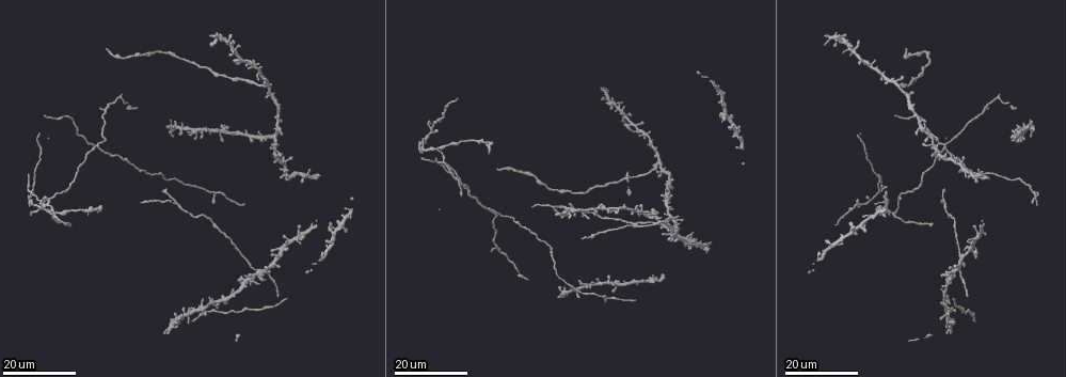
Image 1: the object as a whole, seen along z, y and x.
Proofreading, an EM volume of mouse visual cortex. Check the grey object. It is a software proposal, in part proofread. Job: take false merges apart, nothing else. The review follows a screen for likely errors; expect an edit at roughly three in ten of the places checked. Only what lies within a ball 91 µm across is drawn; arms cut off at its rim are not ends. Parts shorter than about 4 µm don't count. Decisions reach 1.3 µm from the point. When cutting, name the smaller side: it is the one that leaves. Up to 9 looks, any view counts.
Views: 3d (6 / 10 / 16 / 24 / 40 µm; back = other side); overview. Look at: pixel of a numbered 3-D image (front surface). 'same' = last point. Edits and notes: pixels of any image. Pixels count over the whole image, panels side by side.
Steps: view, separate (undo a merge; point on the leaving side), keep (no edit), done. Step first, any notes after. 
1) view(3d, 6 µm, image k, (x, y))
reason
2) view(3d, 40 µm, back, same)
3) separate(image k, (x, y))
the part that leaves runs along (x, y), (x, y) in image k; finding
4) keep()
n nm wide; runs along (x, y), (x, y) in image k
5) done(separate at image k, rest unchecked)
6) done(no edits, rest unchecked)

view(3d, 24 µm, image 1, (96, 144))
four arms meet

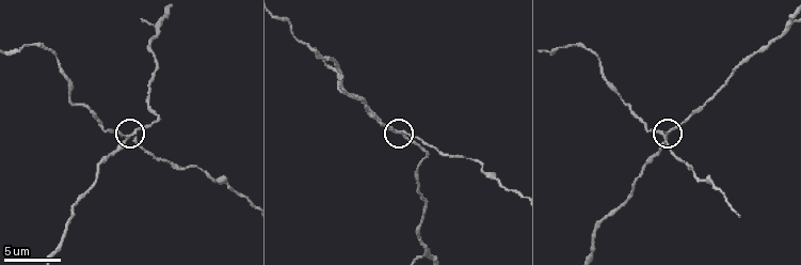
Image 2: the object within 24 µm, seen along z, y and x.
view(3d, 6 µm, image 2, (132, 136))
zoom in

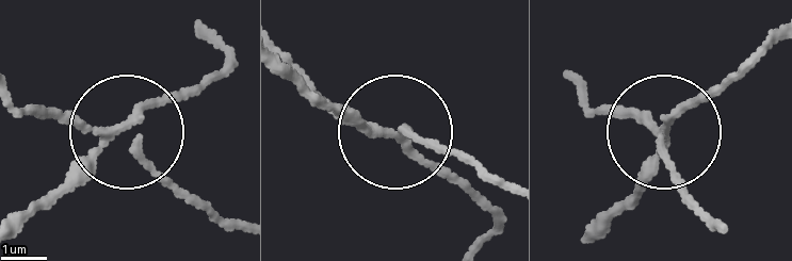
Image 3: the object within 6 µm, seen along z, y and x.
separate(image 3, (163, 99))
side arm 28 µm; the part that leaves runs along (106, 141), (17, 228) in image 3; a second neuron is stuck on

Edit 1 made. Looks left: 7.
view(3d, 24 µm, image 1, (306, 176))

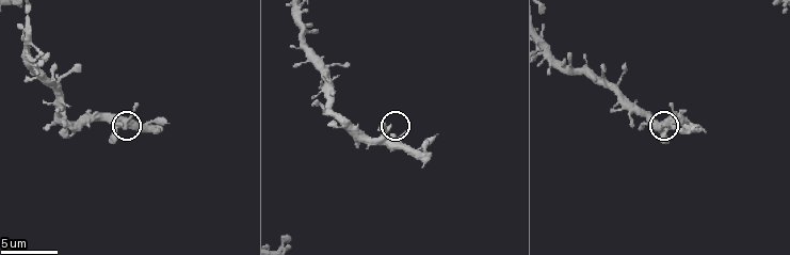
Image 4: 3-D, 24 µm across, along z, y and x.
view(3d, 10 µm, image 4, (388, 132))
zoom in

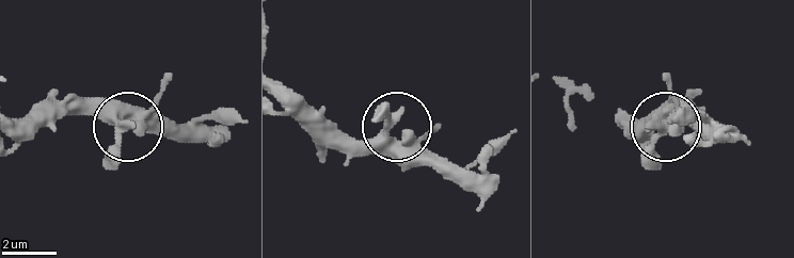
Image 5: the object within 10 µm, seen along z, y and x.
keep()
side arm 30 µm; all the same neuron

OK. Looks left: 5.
view(3d, 16 µm, image 1, (960, 273))
three arms meet

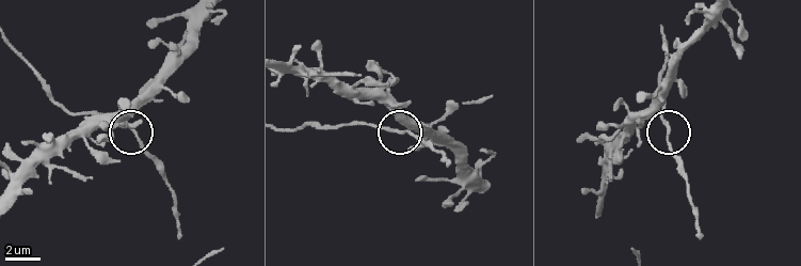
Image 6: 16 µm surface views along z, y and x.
view(3d, 10 µm, image 6, (669, 125))

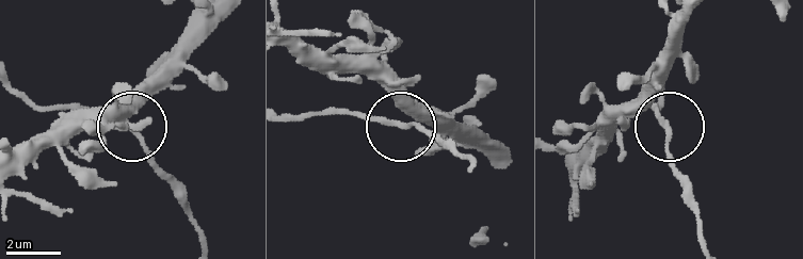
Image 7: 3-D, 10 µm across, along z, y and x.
keep()
3 arms; all the same neuron

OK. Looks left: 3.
view(3d, 24 µm, image 1, (175, 202))
three arms meet

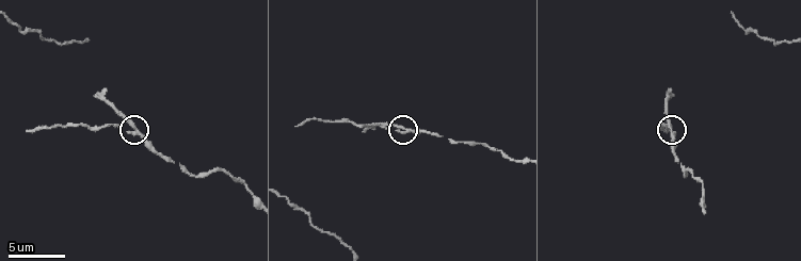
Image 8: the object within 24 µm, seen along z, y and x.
view(3d, 6 µm, image 8, (401, 128))
zoom in

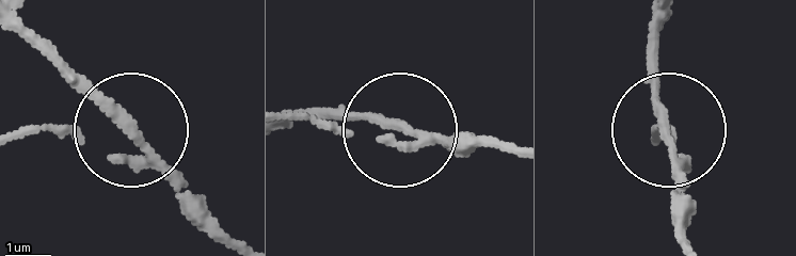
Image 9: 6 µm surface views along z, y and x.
separate(image 9, (107, 115))
200 nm wide; the part that leaves runs along (158, 164), (24, 37) in image 9; a second neuron is stuck on

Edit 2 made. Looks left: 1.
done(separate at image 3, separate at image 9, rest unchecked)

